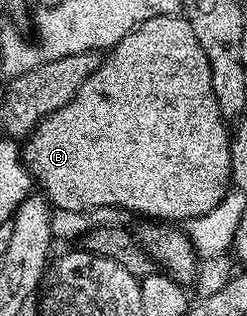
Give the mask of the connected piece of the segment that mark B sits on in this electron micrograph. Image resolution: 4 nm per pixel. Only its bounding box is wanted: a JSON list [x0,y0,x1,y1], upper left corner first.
[23,16,231,224]

